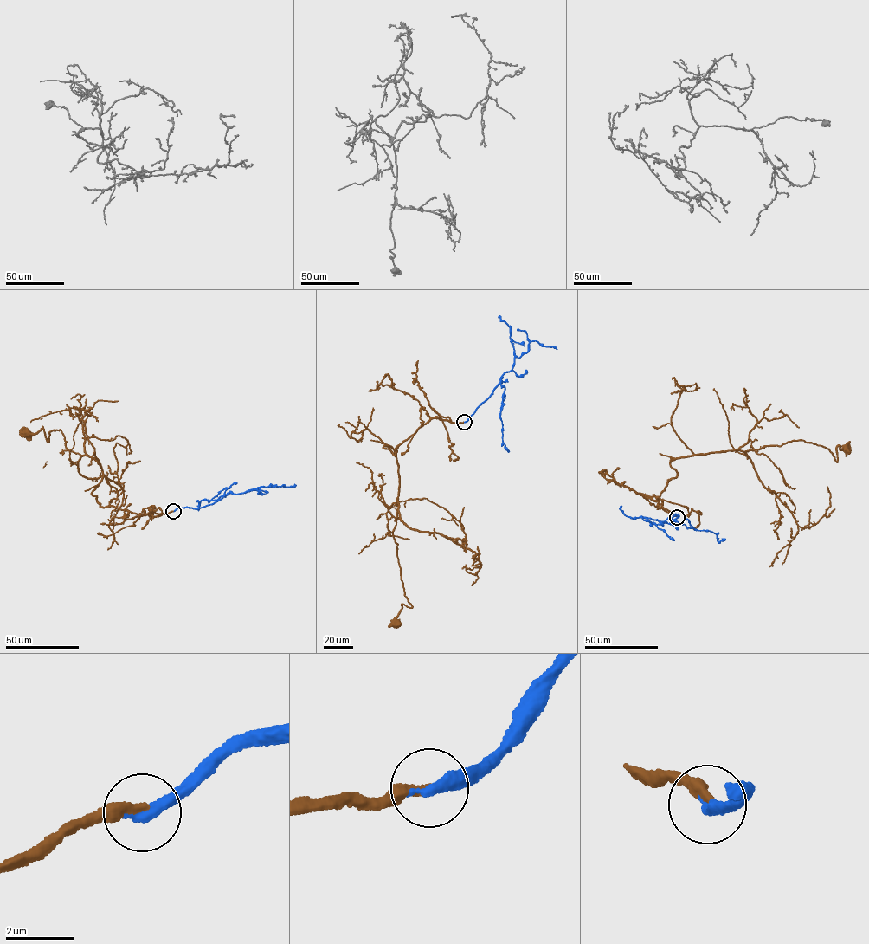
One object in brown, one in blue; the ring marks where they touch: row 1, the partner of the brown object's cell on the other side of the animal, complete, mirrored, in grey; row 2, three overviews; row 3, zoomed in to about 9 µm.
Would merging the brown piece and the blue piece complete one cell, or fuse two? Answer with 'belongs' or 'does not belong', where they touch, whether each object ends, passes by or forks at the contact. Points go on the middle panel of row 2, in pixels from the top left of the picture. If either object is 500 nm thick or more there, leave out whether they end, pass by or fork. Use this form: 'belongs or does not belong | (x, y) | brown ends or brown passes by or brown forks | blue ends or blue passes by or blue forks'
belongs | (464, 422) | brown ends | blue ends

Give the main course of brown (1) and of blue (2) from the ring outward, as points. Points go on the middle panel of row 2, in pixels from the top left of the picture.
1: (464, 422), (429, 419), (395, 454), (383, 448), (398, 466), (392, 533), (412, 606), (402, 604), (395, 623)
2: (464, 422), (491, 395), (505, 372), (511, 371), (515, 358), (526, 352), (530, 342), (536, 340), (556, 349)

